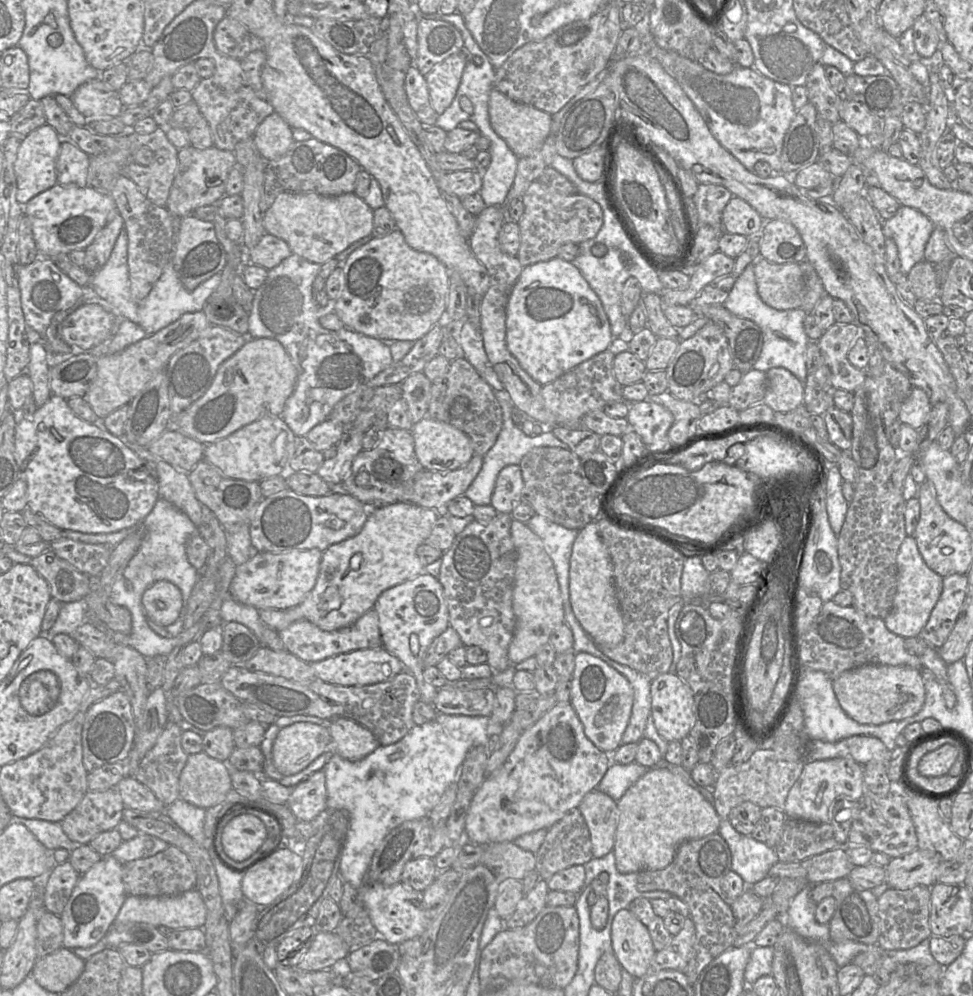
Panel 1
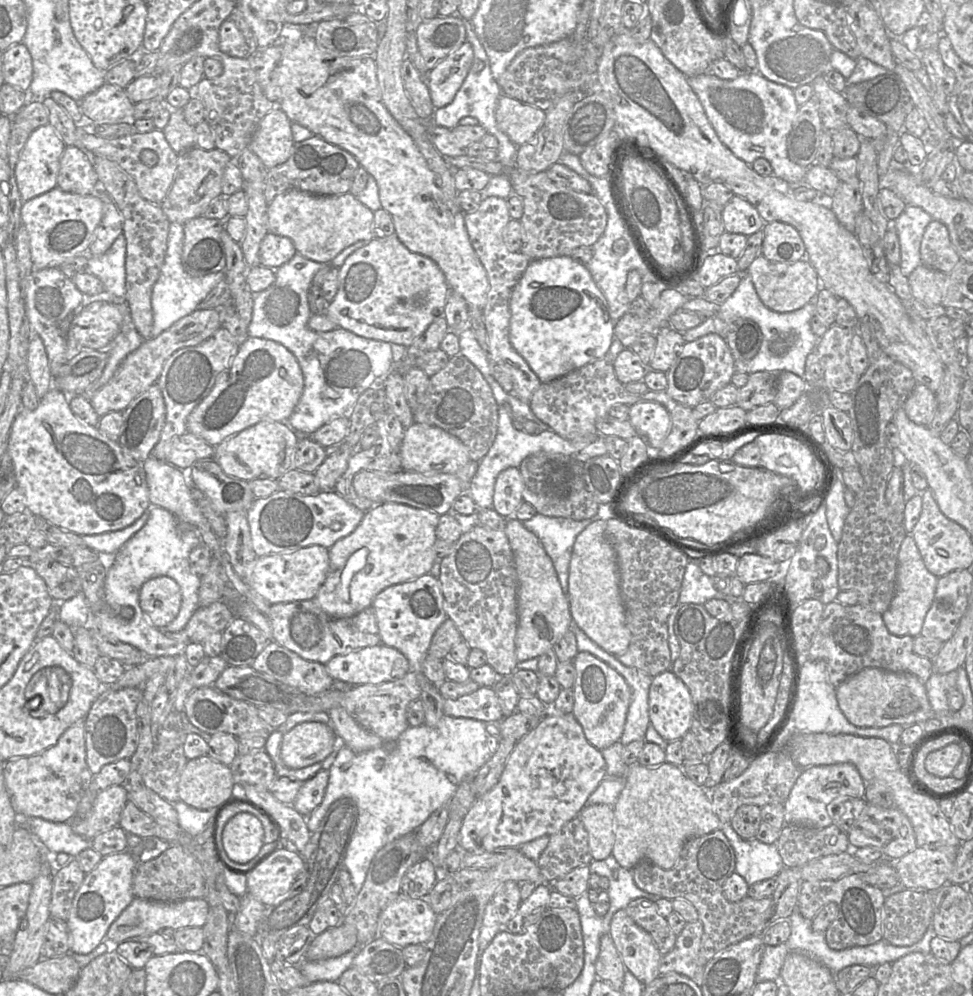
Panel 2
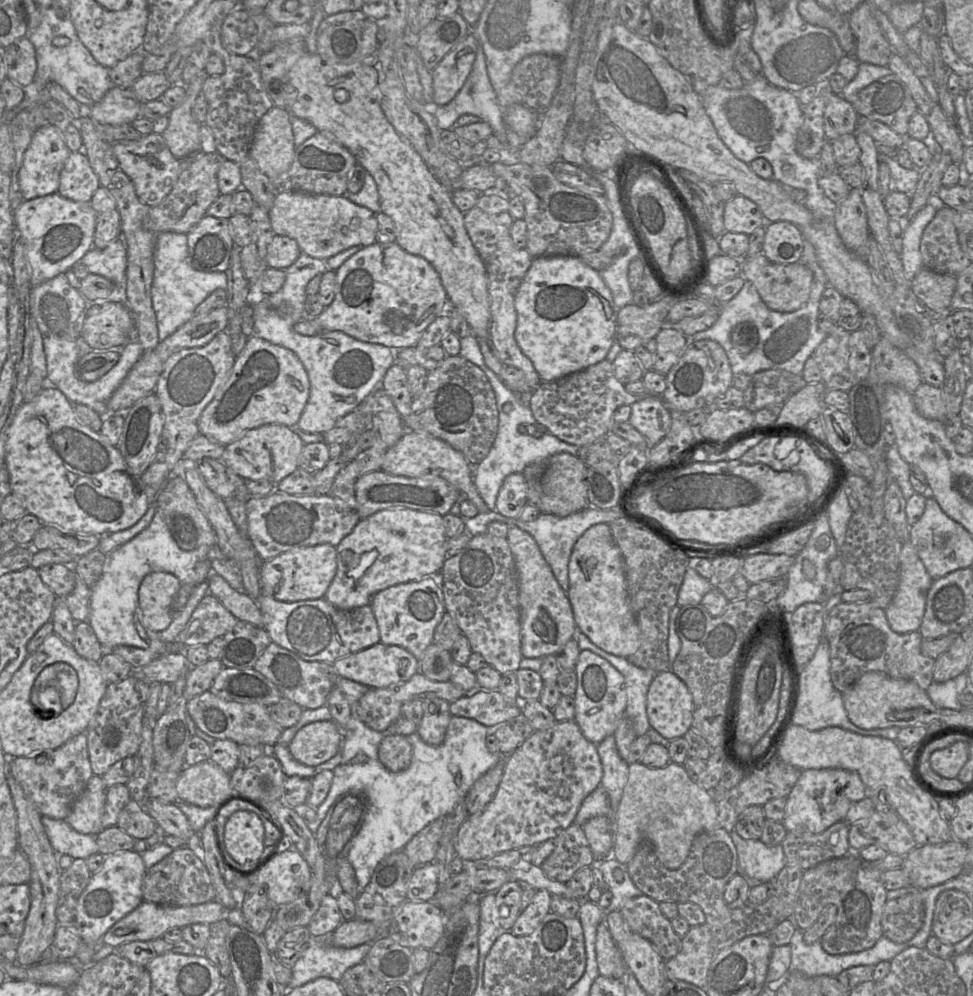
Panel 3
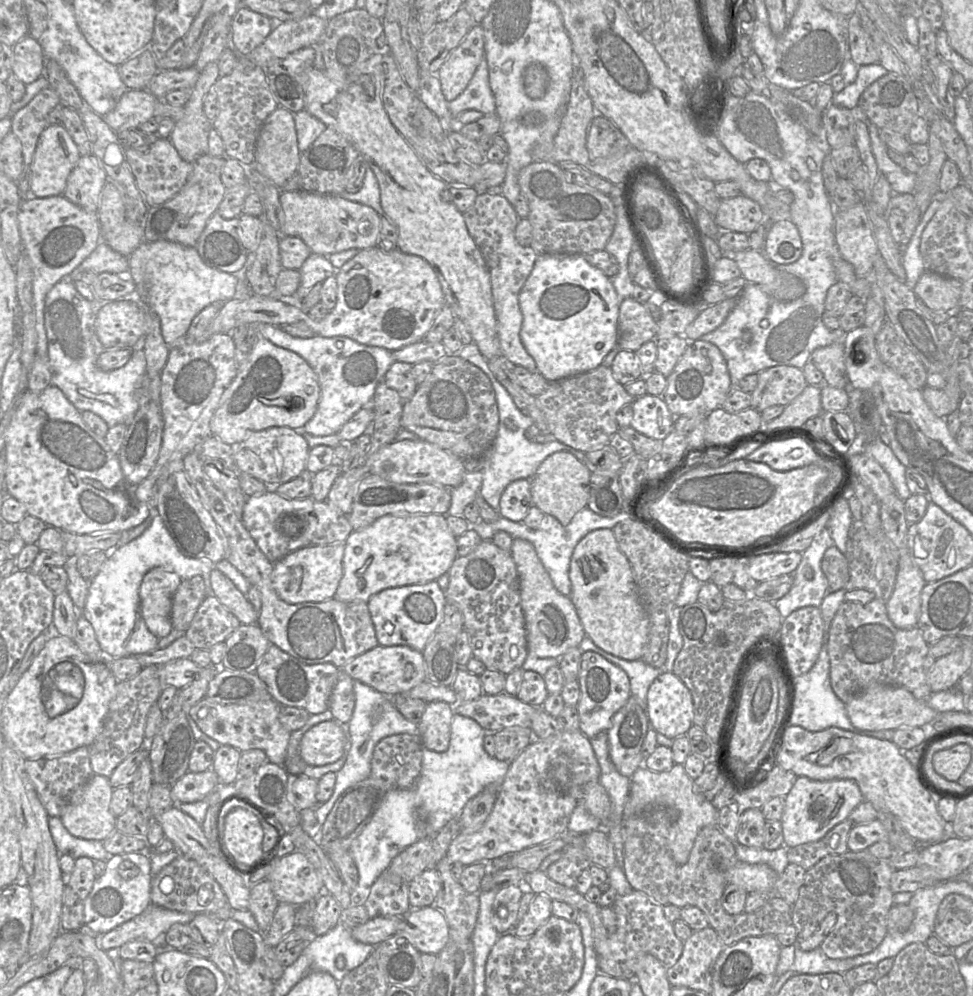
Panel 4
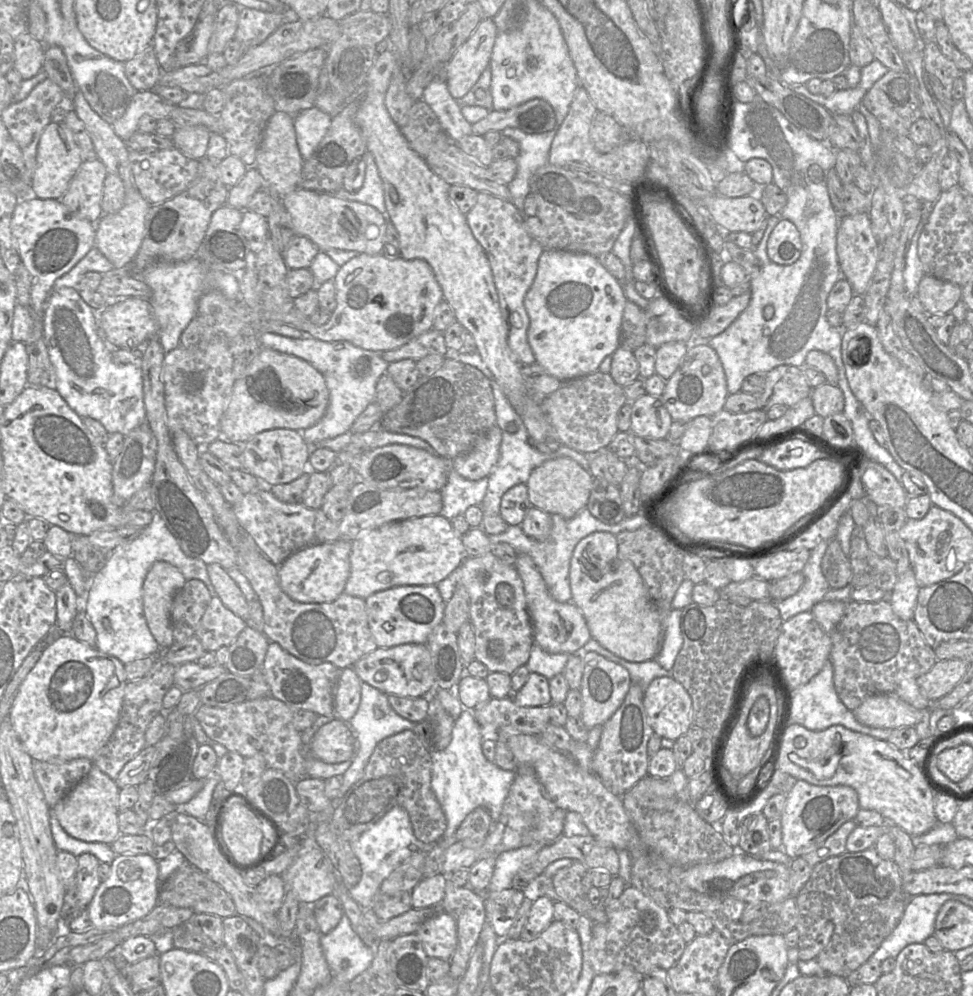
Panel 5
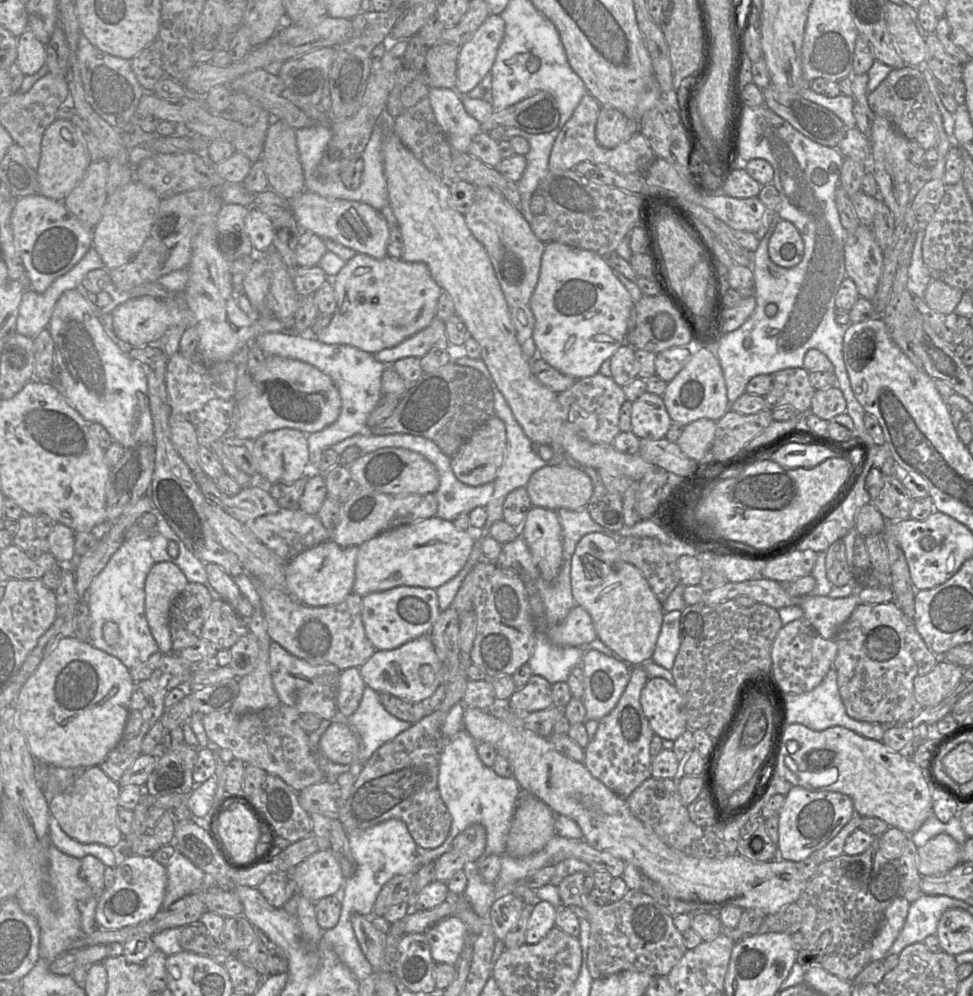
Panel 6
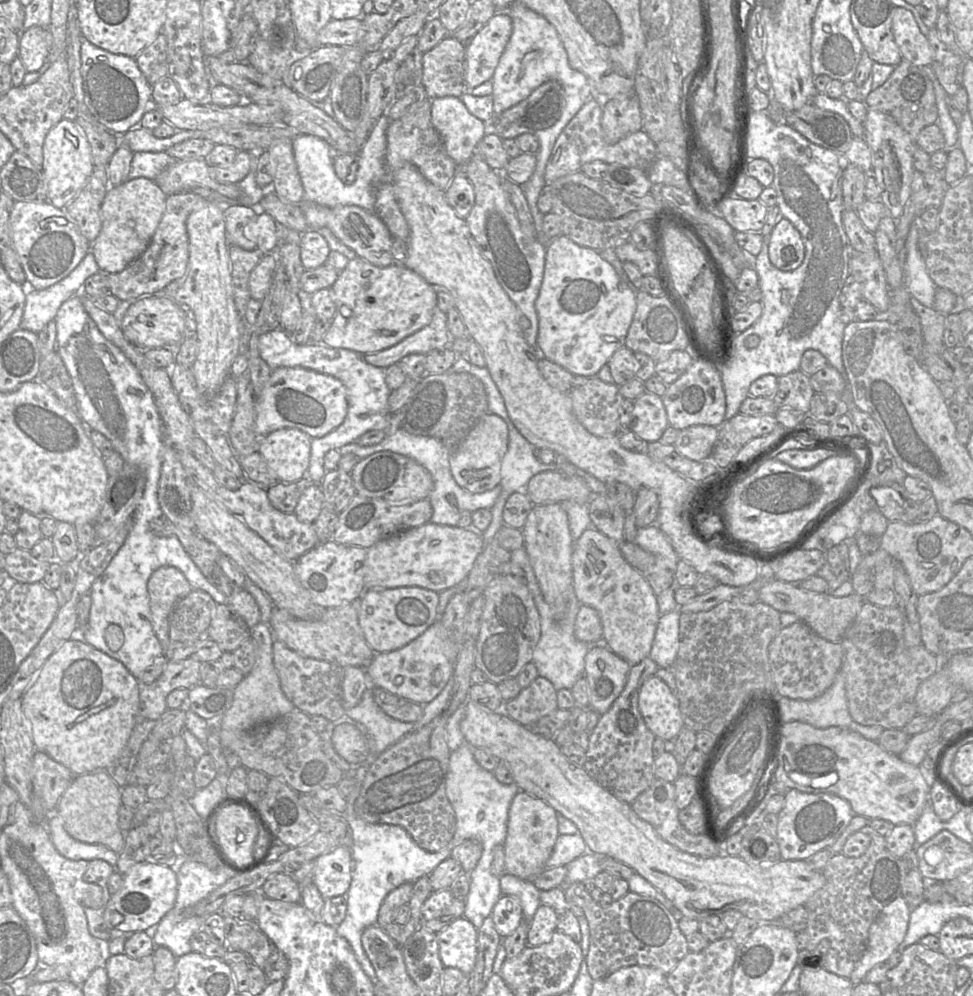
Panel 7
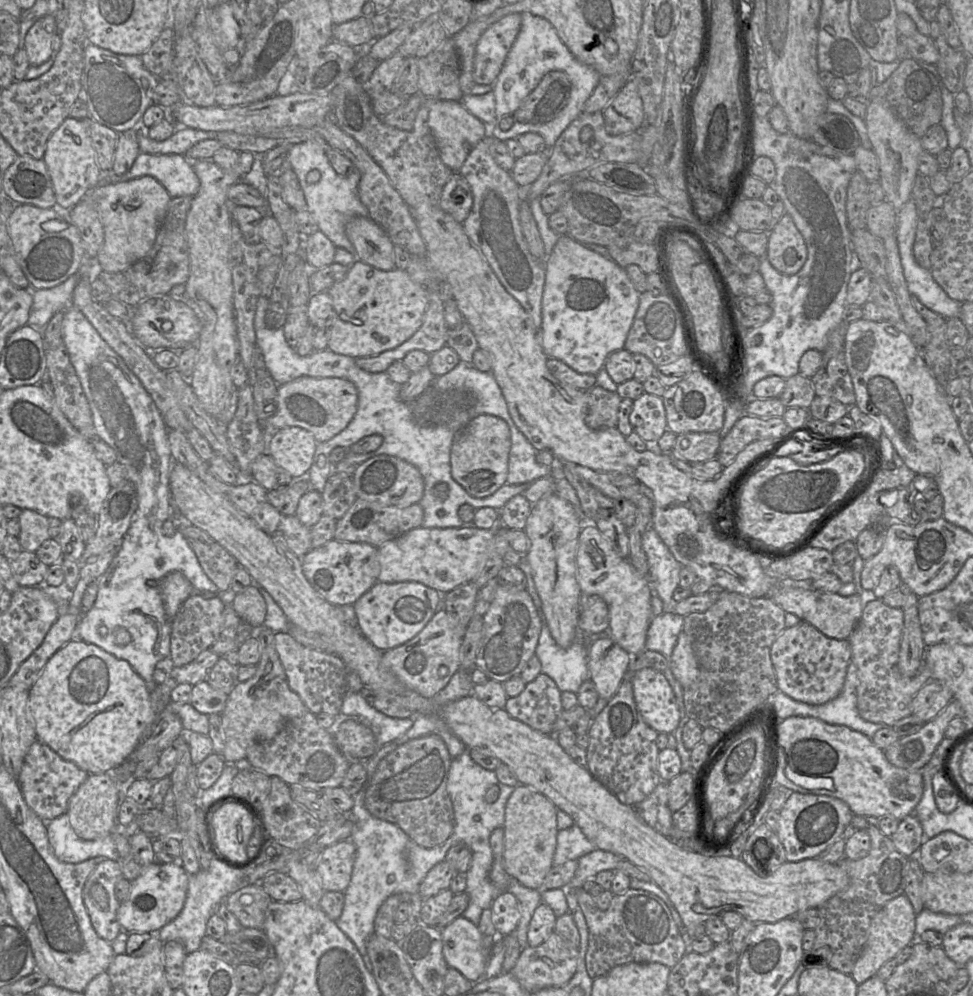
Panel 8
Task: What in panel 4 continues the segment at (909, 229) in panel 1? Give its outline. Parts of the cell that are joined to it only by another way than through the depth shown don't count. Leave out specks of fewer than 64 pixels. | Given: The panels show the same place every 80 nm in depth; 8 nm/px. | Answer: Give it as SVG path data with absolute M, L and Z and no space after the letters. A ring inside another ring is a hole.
M933 199L926 209L921 221L917 225L910 242L902 252L902 265L905 269L906 279L905 285L913 289L918 279L925 271L922 257L920 255L919 246L921 241L922 233L937 211L940 205L941 199Z

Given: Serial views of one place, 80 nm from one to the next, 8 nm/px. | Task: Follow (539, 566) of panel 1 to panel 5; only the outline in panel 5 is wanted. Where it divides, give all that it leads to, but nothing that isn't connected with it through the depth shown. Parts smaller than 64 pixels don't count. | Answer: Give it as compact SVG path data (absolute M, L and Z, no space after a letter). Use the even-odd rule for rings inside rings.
M517 554L515 568L523 581L534 644L548 653L577 653L592 638L581 611L572 601L560 603L551 596L541 573L528 554Z

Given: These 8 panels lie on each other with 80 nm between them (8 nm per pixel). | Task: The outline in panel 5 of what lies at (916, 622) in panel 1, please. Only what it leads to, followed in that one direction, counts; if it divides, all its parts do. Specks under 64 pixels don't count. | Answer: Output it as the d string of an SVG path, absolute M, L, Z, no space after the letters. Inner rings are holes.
M911 568L898 575L894 588L887 598L900 619L913 620L919 589Z

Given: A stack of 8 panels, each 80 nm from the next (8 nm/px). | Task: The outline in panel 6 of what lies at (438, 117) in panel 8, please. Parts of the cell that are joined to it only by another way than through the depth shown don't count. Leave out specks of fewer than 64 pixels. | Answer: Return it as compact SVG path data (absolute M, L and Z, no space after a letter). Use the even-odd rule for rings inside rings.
M430 88L427 94L452 150L467 153L473 138L481 132L481 123L466 112L459 97L457 90L448 88Z

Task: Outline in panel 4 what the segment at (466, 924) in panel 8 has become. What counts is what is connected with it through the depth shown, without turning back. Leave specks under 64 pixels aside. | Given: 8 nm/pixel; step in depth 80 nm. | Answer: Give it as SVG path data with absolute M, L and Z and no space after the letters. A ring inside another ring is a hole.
M434 905L411 908L407 913L402 915L403 920L400 923L400 931L404 932L406 938L422 954L439 954L450 940L449 926L444 914Z

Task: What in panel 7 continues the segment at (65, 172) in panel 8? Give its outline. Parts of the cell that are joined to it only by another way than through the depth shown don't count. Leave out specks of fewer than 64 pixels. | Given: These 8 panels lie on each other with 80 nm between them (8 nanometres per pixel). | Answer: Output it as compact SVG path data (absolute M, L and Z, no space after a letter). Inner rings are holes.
M62 119L46 135L43 145L42 171L47 185L48 201L64 209L85 187L93 171L91 146L75 121Z

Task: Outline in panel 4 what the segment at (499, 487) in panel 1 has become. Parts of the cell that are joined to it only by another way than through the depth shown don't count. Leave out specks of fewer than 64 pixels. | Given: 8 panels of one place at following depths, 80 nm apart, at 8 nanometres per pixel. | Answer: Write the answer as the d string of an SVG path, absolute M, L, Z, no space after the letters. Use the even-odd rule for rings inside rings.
M518 479L504 489L498 513L508 520L522 522L531 506L530 479Z

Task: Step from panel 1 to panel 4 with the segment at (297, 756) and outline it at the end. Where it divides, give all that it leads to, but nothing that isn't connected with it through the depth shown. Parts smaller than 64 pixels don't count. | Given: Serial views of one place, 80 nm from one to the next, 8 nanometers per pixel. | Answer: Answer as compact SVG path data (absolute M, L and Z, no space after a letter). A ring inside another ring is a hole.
M334 719L323 721L310 728L300 742L300 755L311 766L332 764L349 751L345 725Z

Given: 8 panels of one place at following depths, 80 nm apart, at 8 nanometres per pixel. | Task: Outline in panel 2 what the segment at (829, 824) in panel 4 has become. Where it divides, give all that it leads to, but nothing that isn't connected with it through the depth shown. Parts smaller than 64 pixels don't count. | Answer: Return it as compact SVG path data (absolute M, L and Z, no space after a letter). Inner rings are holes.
M851 763L811 766L802 770L784 803L785 825L804 825L823 829L832 824L827 805L838 797L863 798L865 782Z

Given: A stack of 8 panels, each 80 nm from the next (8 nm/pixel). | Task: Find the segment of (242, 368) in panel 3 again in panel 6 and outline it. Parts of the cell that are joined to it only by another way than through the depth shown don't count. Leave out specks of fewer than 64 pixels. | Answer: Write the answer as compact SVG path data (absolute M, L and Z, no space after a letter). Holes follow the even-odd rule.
M266 355L261 369L252 375L247 396L239 403L235 400L231 430L249 444L267 432L282 428L297 429L308 435L335 422L341 406L338 388L328 375L299 360Z

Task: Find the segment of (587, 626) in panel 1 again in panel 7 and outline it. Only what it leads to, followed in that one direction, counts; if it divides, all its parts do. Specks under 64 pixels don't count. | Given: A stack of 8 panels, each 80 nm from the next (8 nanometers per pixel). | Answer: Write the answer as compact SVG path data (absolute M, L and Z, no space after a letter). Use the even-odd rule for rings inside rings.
M594 526L575 542L572 553L573 587L581 605L598 611L605 639L615 654L636 665L649 657L660 612L648 581L623 557L619 544Z

